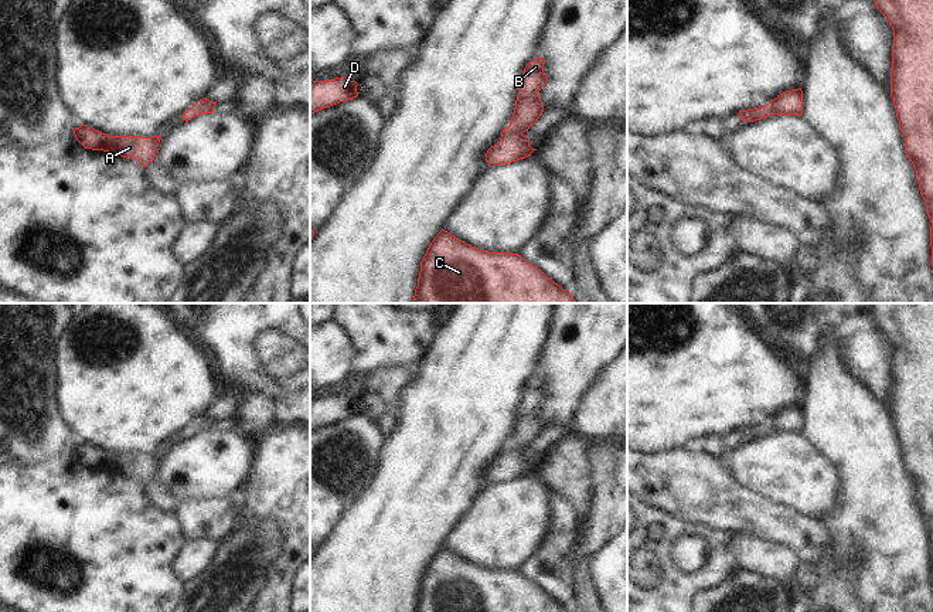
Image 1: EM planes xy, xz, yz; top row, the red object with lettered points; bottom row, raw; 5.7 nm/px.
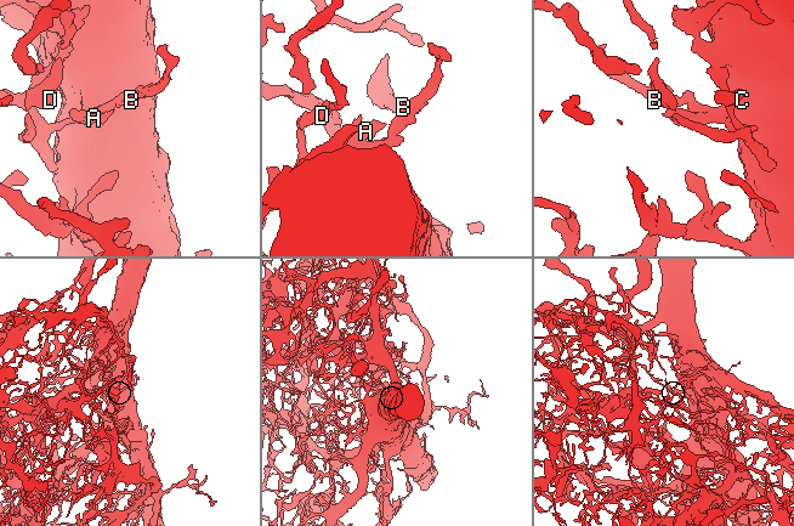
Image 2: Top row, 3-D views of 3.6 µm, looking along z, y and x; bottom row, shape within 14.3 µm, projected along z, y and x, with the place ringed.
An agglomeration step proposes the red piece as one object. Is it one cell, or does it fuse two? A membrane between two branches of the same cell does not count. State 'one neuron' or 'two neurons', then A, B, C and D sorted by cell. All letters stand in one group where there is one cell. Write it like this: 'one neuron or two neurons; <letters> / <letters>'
one neuron; A B C D

